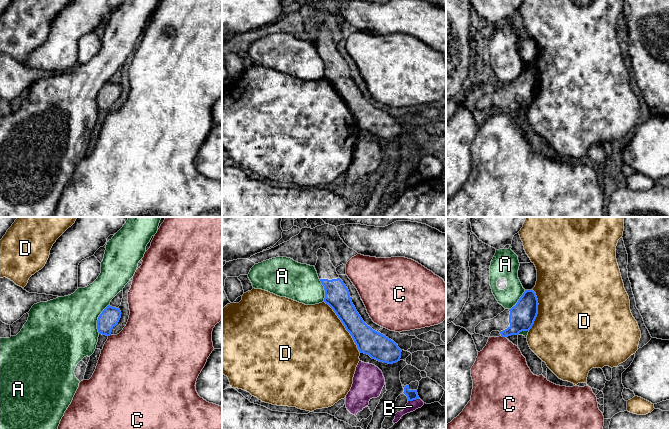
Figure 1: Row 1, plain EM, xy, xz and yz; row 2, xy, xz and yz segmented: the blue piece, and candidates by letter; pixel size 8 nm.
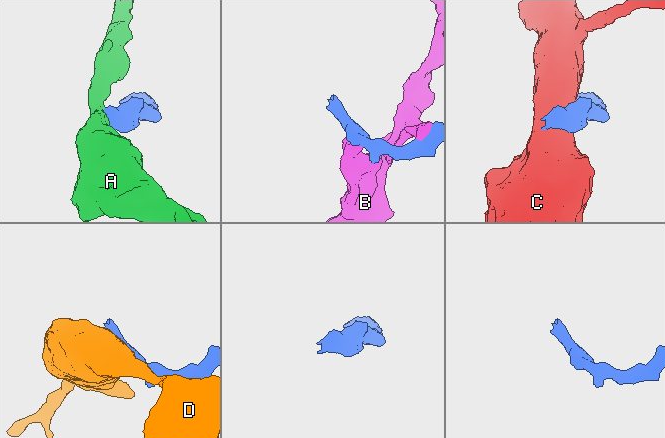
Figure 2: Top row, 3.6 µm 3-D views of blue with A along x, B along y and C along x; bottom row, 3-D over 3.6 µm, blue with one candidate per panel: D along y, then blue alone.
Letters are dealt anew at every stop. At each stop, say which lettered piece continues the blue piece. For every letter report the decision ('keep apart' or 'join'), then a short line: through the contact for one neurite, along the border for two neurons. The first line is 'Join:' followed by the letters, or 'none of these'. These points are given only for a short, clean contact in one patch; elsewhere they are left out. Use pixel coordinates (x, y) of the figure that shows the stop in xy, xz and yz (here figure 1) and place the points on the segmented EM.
Join: none of these
A: keep apart | xy (109, 304), (98, 317), (98, 333)
B: keep apart
C: keep apart | yz (501, 335), (505, 337)
D: keep apart

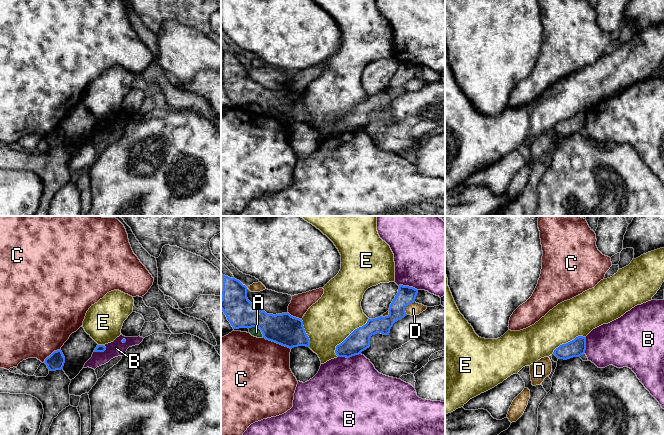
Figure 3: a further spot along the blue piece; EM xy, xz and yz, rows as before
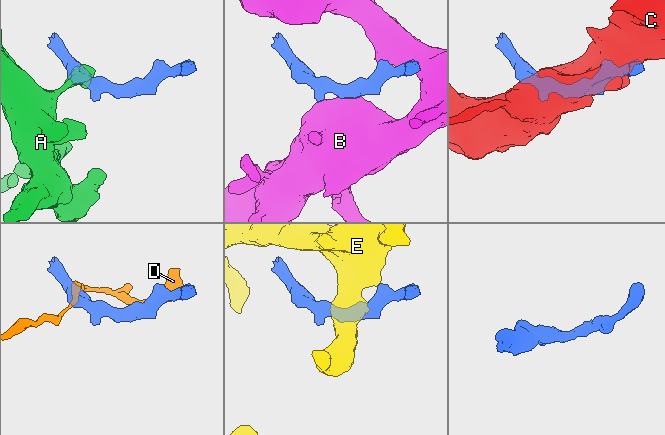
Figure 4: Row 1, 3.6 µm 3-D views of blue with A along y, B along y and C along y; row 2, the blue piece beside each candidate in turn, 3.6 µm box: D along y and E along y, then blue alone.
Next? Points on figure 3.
Join: none of these
A: keep apart | xz (248, 328), (258, 328), (263, 336)
B: keep apart
C: keep apart
D: keep apart
E: keep apart

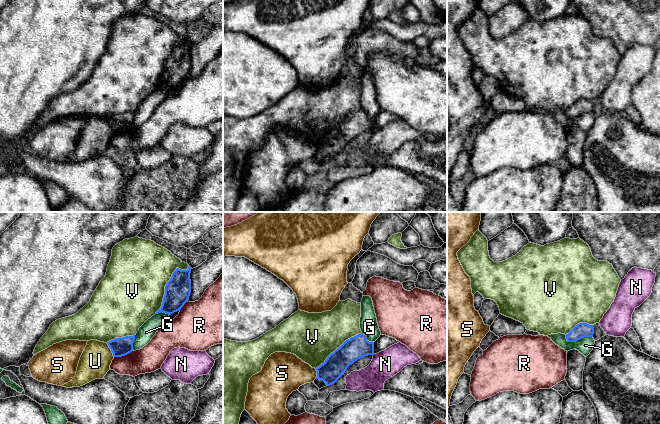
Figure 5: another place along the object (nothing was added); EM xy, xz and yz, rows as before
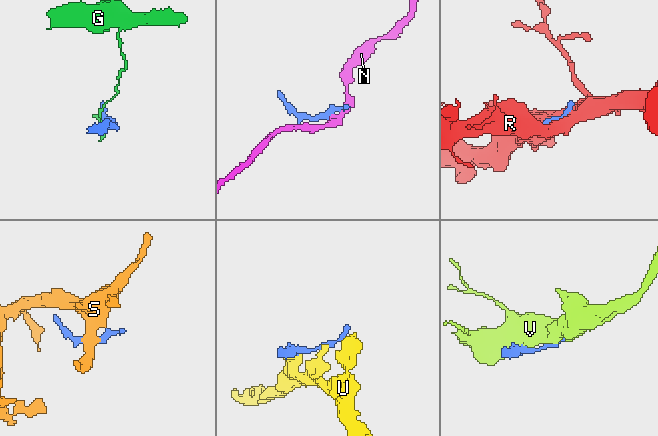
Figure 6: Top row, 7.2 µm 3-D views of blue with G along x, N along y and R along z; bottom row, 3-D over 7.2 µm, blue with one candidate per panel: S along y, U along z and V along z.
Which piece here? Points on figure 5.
Join: none of these
G: keep apart
N: keep apart
R: keep apart
S: keep apart
U: keep apart
V: keep apart

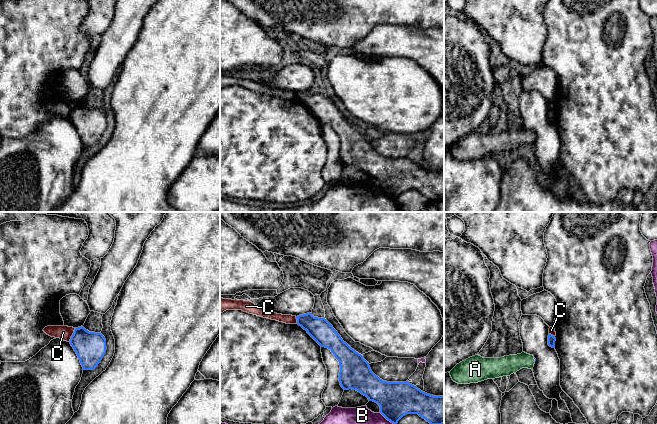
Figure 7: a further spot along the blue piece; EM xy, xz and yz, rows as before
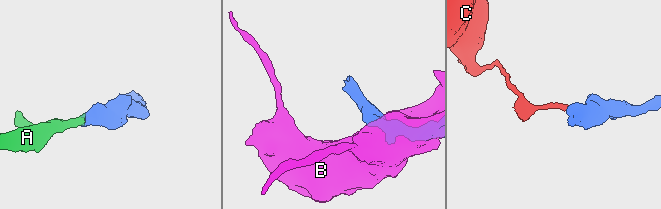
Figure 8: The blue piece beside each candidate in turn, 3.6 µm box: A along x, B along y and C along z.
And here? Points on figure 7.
Join: A
A: join | yz (534, 358), (505, 366)
B: keep apart
C: keep apart | xy (75, 328), (68, 341)

